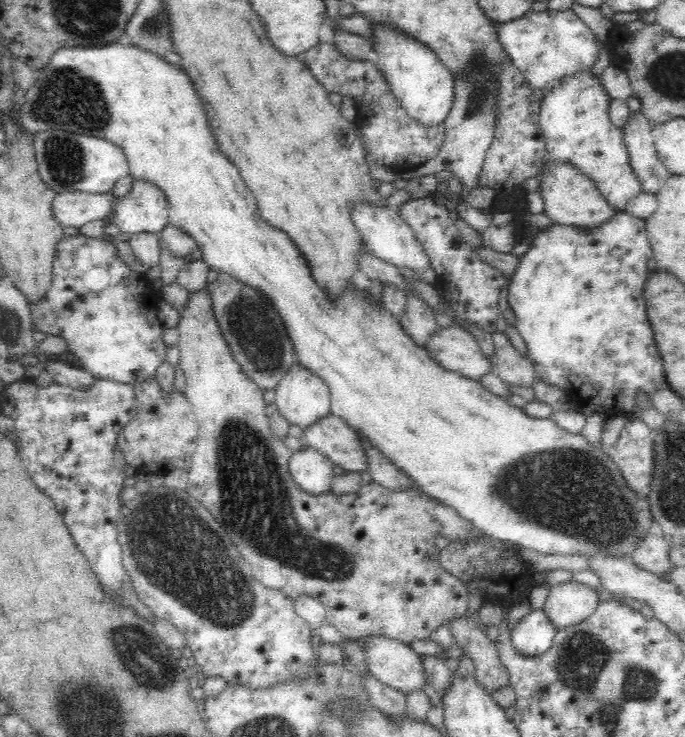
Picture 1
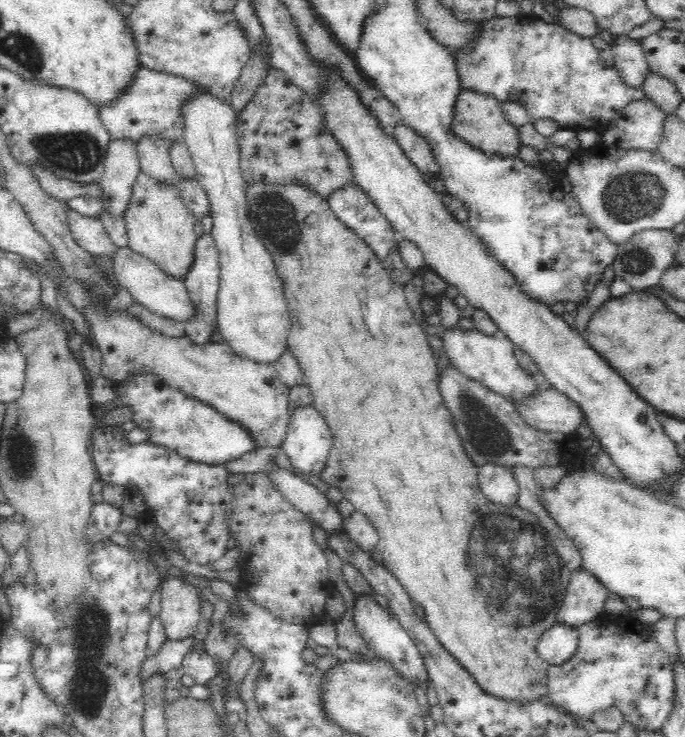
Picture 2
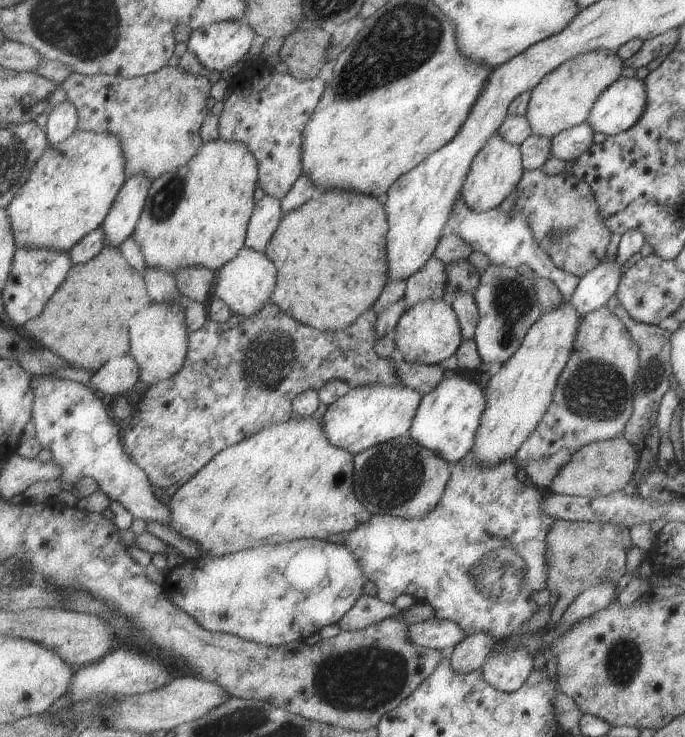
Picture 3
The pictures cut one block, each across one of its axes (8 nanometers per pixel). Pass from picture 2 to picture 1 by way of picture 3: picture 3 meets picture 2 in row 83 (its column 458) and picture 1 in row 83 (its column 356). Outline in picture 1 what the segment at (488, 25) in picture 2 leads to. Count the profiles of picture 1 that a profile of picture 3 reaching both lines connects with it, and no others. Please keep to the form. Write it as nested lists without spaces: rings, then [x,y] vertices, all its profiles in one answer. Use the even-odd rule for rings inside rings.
[[[572,9],[530,10],[518,20],[500,24],[502,26],[497,28],[500,43],[534,89],[552,88],[562,77],[590,70],[598,60],[601,43]]]

